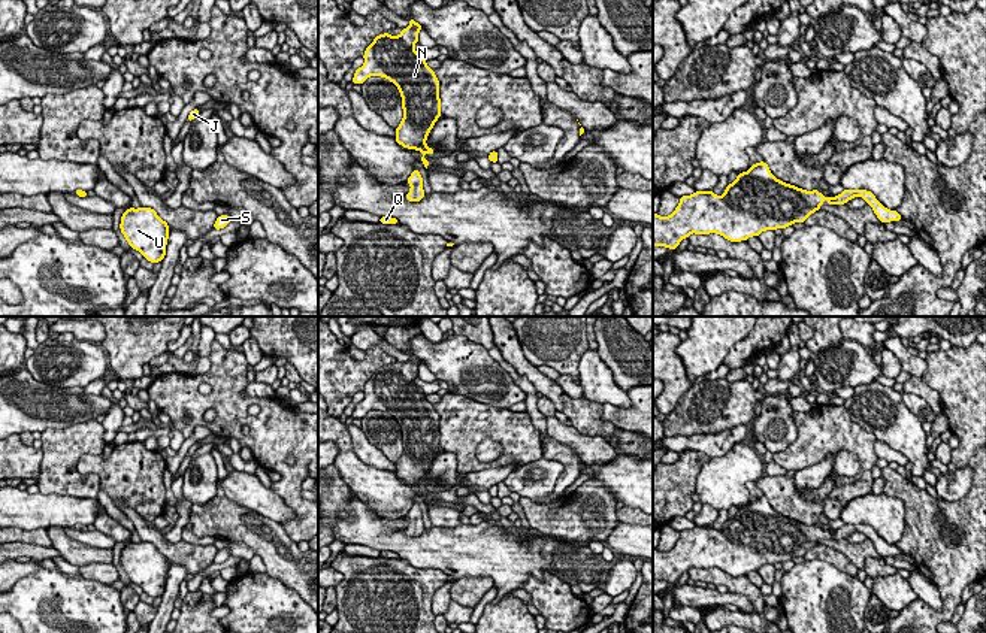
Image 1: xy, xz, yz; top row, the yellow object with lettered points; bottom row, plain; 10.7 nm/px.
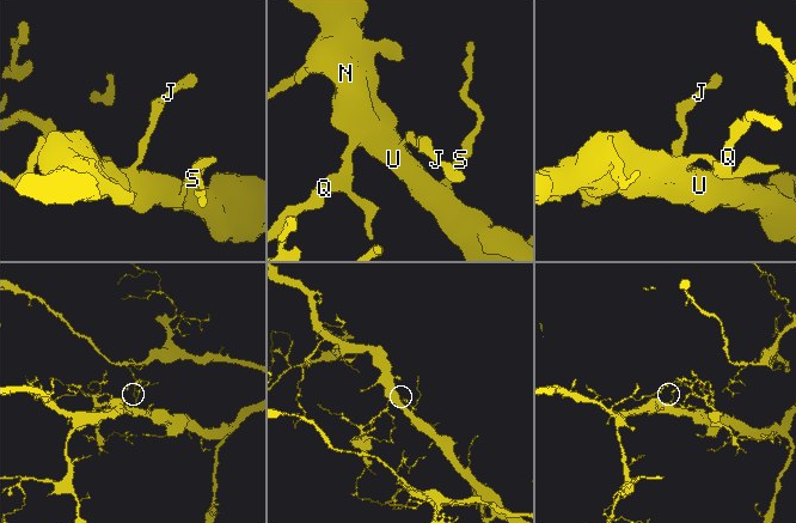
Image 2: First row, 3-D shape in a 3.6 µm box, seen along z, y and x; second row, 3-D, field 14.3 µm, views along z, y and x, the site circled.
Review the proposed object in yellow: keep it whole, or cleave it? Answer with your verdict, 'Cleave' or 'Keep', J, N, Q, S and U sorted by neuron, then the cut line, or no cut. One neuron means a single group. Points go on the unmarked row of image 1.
Keep. Groups: J N Q S U. No split

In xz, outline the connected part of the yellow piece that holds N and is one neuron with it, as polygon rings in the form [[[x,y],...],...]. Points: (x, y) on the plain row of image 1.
[[[409,352],[409,360],[402,363],[399,370],[390,367],[379,369],[365,385],[365,399],[354,408],[353,418],[362,420],[369,411],[382,411],[393,417],[402,431],[403,454],[396,463],[396,476],[408,484],[417,484],[423,490],[420,496],[427,503],[430,499],[426,488],[435,488],[435,484],[426,479],[426,473],[438,452],[441,452],[439,415],[426,399],[426,394],[414,384],[418,378],[418,366],[423,360]]]

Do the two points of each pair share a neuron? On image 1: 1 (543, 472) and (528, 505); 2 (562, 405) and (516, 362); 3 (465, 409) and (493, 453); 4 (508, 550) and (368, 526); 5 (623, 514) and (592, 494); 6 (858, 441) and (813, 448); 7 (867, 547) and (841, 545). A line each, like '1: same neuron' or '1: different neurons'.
1: different neurons
2: same neuron
3: different neurons
4: same neuron
5: different neurons
6: same neuron
7: same neuron

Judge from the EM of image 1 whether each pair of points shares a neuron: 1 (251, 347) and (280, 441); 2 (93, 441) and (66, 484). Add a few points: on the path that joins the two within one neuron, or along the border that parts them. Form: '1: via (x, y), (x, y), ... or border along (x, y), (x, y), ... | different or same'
1: border along (242, 353), (250, 363) | different
2: via (81, 445), (64, 462), (64, 472) | same

